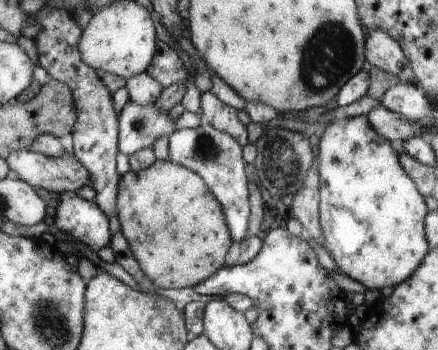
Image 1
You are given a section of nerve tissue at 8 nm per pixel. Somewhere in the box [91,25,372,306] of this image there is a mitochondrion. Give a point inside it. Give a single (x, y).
(282, 171)

